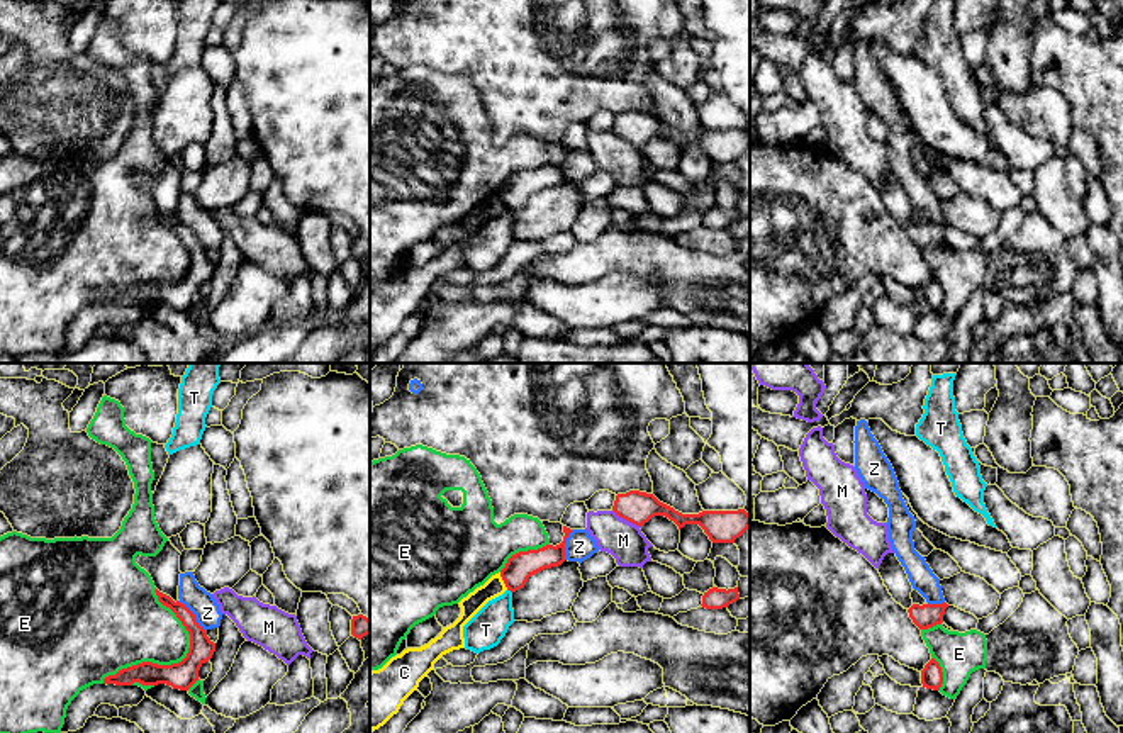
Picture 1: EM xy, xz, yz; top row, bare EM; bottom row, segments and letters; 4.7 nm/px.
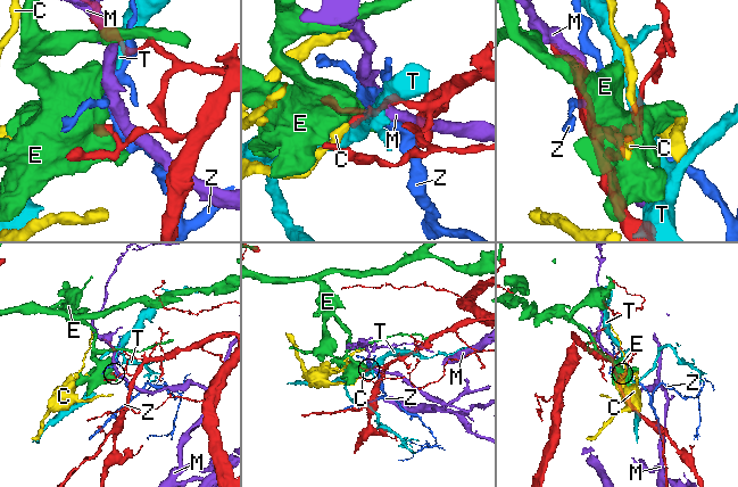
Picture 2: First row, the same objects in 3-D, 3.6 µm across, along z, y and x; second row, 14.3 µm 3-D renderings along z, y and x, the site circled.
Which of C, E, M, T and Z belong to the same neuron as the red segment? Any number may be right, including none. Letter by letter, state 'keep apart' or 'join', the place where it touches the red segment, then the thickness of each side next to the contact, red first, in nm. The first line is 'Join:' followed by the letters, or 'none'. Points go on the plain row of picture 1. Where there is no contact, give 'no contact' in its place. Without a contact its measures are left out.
Join: none
C: keep apart; contact xz (502, 199); calibres 140 and 90 nm
E: keep apart; contact xy (178, 282); calibres 130 and 320 nm
M: keep apart; contact xz (626, 139); calibres 160 and 180 nm
T: keep apart; contact xz (509, 209); calibres 140 and 170 nm
Z: keep apart; contact xy (194, 236); calibres 120 and 130 nm

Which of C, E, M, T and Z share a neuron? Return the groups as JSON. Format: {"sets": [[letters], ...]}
{"sets": [["C"], ["E"], ["M"], ["T"], ["Z"]]}

